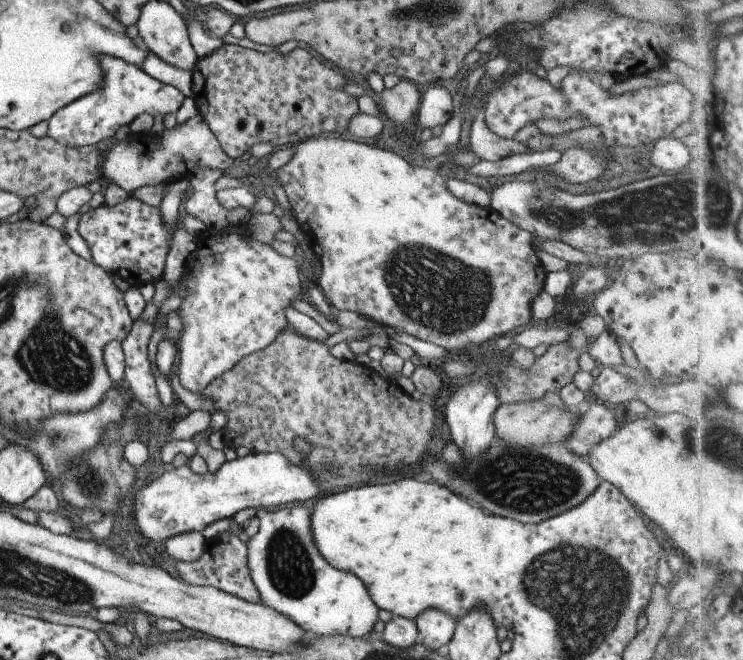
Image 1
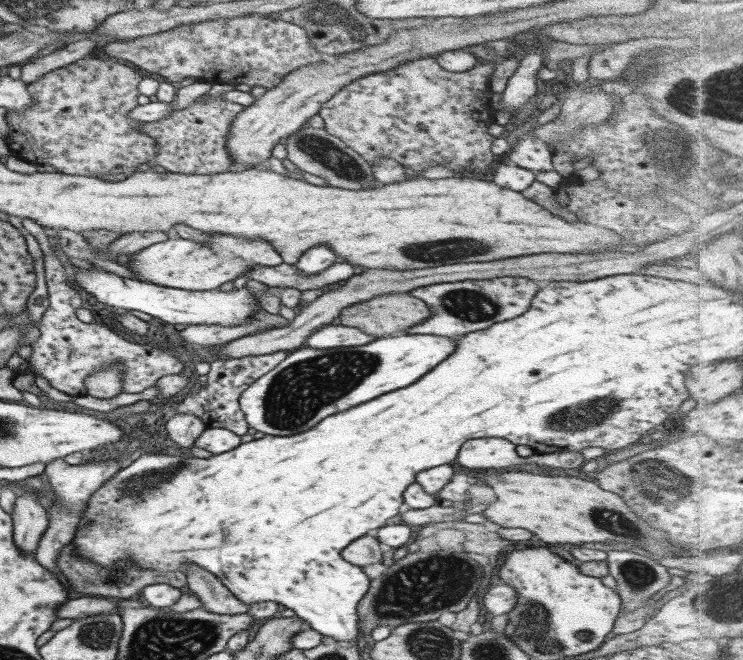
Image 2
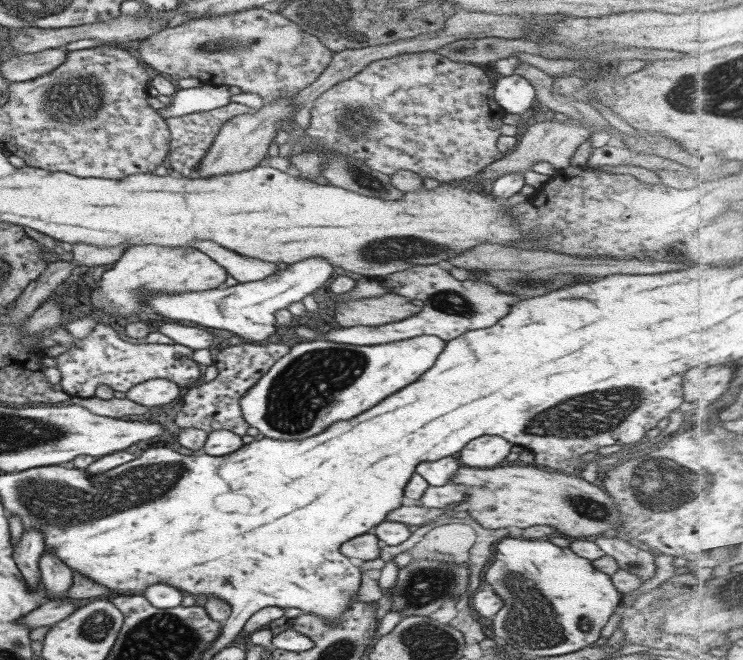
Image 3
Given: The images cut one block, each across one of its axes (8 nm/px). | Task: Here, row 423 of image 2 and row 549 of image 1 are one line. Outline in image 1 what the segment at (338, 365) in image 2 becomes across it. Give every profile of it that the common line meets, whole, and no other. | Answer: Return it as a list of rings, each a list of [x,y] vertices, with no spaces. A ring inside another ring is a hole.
[[[308,504],[291,506],[281,510],[263,512],[259,518],[259,530],[248,539],[246,544],[246,568],[249,577],[259,594],[260,603],[294,621],[312,637],[349,636],[363,637],[372,629],[378,620],[378,609],[375,607],[370,593],[351,572],[343,572],[333,568],[323,560],[316,550],[313,538],[310,515],[312,510]]]

